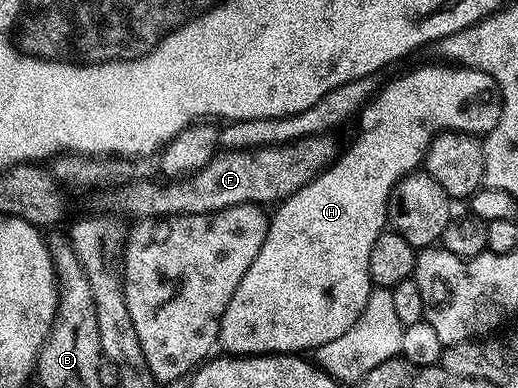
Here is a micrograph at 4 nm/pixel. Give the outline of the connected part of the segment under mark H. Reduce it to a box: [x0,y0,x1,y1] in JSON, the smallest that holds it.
[219,64,501,356]

